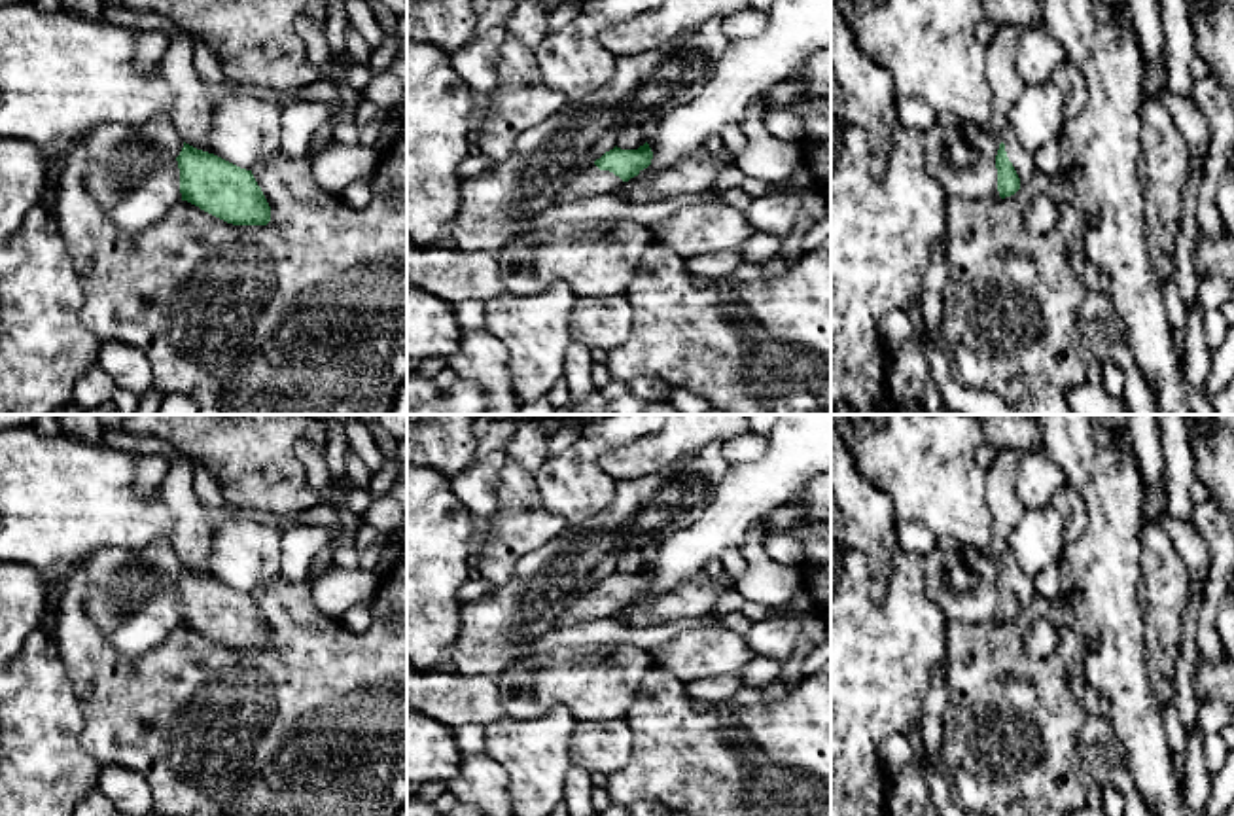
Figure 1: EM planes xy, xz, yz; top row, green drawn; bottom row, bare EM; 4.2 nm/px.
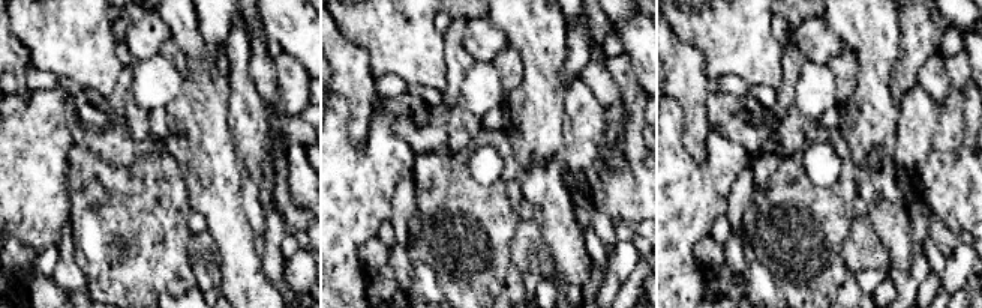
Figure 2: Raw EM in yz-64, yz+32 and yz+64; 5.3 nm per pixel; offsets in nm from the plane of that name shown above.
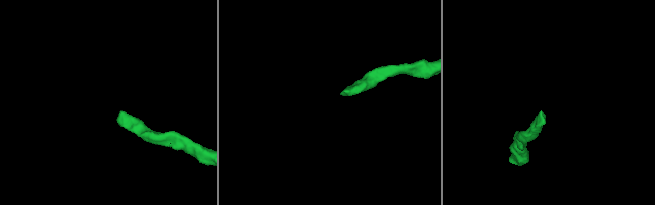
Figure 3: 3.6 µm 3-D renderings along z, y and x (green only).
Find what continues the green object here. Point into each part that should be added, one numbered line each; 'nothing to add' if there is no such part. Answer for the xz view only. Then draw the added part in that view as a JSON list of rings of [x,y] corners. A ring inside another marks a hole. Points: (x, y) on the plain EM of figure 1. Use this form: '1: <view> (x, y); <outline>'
1: xz (591, 606); [[[591,587],[581,598],[572,602],[566,612],[570,623],[591,623],[594,619],[615,617],[623,610],[623,604],[609,594],[600,594]]]

